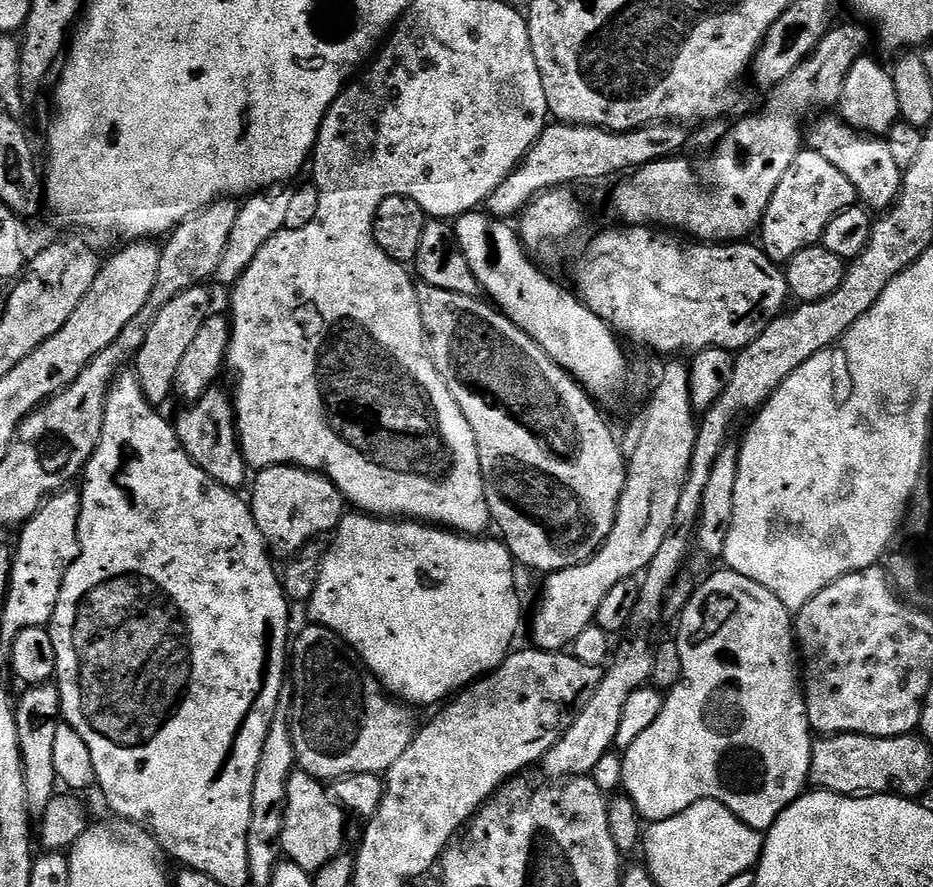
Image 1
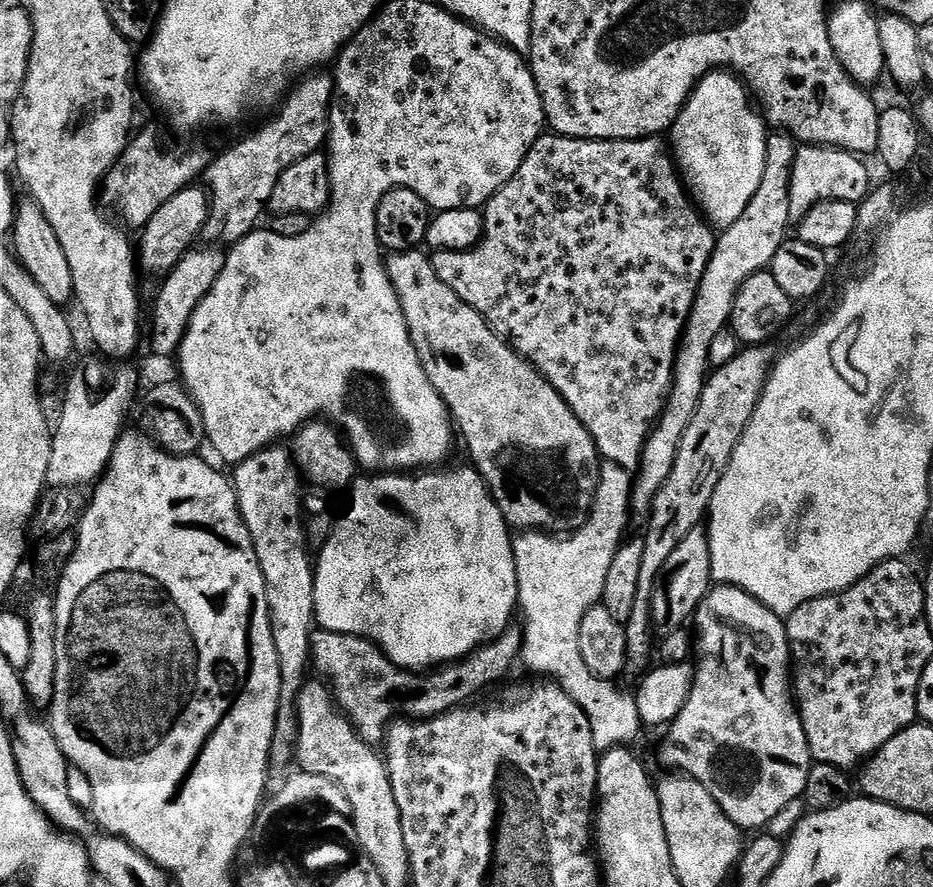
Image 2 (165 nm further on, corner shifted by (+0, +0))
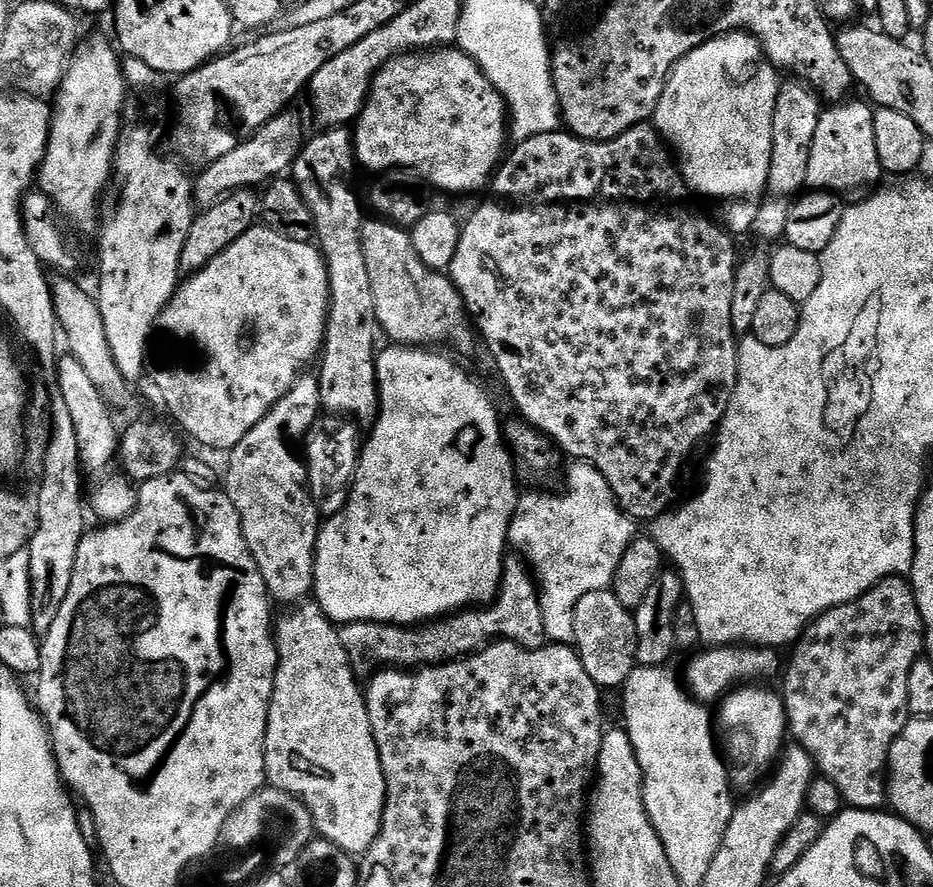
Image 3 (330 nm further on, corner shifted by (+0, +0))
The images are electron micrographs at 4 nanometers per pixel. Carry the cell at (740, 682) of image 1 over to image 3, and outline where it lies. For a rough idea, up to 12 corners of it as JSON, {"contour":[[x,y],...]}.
{"contour":[[737,686],[718,740],[737,789],[759,785],[786,744],[784,701]]}

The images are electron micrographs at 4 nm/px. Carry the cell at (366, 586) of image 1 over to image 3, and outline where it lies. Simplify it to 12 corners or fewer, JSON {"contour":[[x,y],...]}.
{"contour":[[432,346],[316,539],[337,625],[499,591],[518,499],[487,390]]}

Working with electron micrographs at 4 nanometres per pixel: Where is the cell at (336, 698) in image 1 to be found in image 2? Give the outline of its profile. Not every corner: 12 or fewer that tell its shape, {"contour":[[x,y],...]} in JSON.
{"contour":[[523,627],[427,674],[373,640],[316,630],[311,663],[376,746],[401,714],[475,701],[521,659]]}

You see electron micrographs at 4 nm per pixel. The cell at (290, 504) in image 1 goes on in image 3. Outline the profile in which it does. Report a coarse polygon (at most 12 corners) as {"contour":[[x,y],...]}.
{"contour":[[347,127],[290,169],[328,267],[320,407],[375,421],[374,294]]}

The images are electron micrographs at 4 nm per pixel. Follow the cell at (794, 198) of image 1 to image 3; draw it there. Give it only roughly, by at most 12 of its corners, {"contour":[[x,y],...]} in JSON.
{"contour":[[873,105],[821,111],[809,189],[845,194],[882,176]]}

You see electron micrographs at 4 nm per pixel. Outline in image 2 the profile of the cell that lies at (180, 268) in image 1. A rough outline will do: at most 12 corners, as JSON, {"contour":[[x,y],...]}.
{"contour":[[305,75],[202,177],[205,241],[257,231],[282,170],[325,147],[334,80]]}

